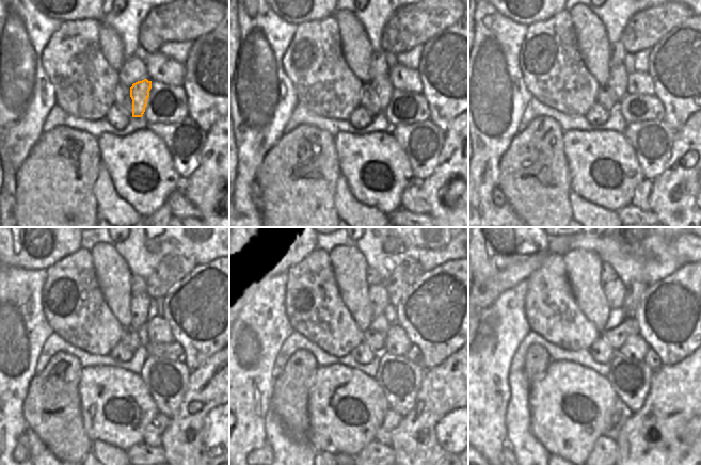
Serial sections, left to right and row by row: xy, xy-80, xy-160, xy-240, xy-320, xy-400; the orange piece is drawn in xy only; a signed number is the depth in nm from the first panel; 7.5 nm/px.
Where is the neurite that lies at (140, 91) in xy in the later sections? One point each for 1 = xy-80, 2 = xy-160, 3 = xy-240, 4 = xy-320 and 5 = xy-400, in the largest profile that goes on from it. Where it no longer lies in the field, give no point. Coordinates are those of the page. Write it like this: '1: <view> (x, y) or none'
1: xy-80 (381, 85)
2: xy-160 (618, 78)
3: xy-240 (140, 303)
4: xy-320 (378, 298)
5: xy-400 (615, 291)

